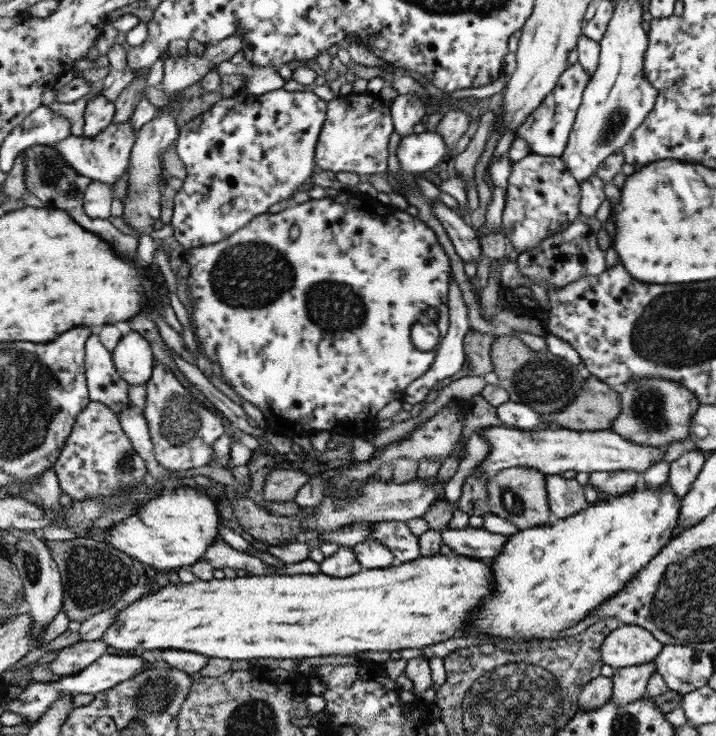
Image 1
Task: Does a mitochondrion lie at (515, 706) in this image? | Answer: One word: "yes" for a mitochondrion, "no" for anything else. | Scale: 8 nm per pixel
yes

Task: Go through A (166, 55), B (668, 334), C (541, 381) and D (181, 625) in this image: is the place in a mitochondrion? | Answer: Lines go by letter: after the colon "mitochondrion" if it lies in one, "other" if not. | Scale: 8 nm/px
A: other
B: mitochondrion
C: mitochondrion
D: other

